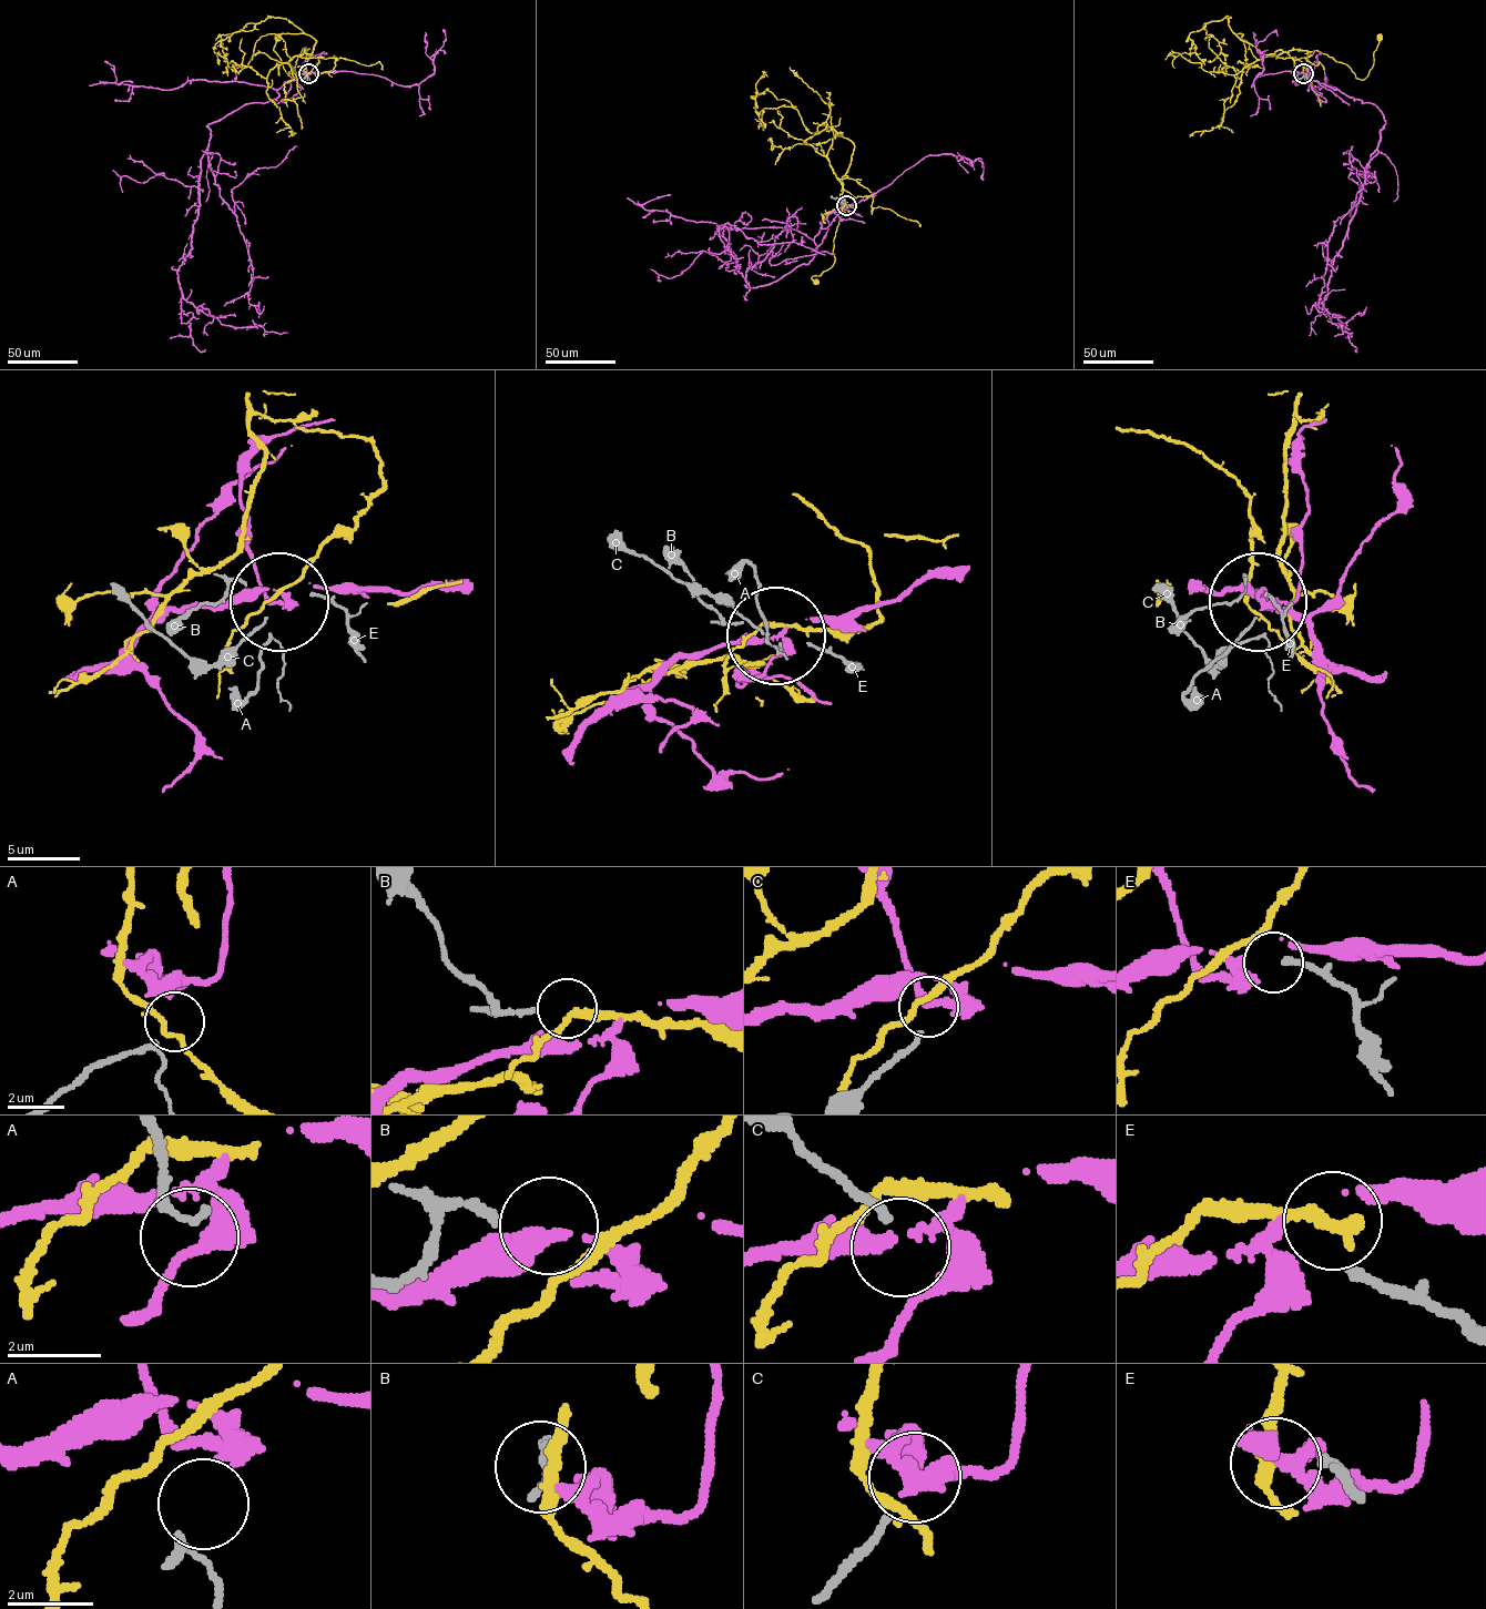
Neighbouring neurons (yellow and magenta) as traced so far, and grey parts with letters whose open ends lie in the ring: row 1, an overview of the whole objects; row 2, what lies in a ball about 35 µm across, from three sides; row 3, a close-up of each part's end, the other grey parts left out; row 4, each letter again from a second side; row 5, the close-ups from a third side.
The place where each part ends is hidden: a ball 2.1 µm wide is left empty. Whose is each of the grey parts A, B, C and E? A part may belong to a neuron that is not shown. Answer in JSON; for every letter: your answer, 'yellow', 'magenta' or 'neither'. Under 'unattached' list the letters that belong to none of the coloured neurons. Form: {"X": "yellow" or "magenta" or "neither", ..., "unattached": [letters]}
{"A": "neither", "B": "yellow", "C": "magenta", "E": "neither", "unattached": ["A", "E"]}

